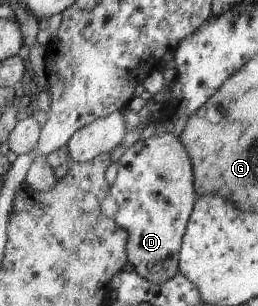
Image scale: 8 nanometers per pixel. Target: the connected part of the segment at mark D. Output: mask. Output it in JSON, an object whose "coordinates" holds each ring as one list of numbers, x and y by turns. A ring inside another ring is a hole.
{"coordinates":[[170,132,132,145,116,162,118,173,110,190,118,206,115,222,129,231,127,250,134,271,147,282,165,284,178,273,177,257,198,202,193,160,182,139]]}

